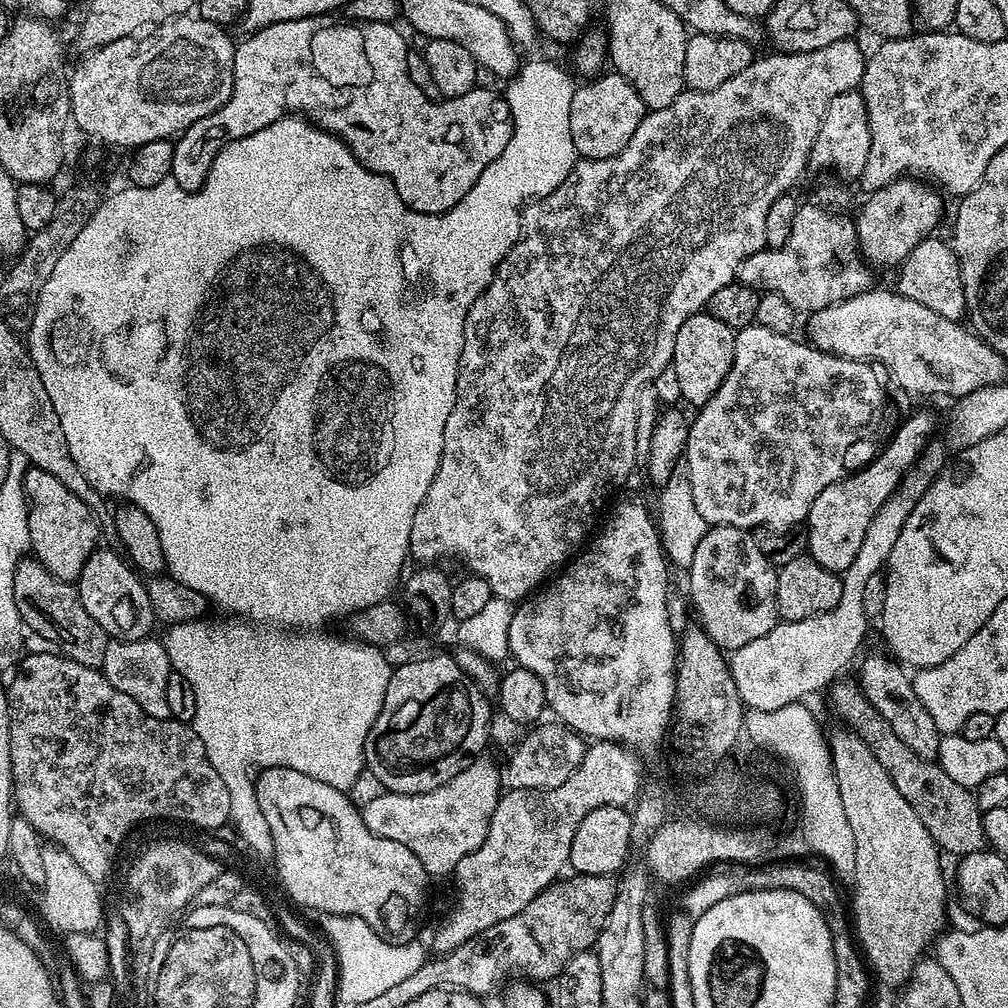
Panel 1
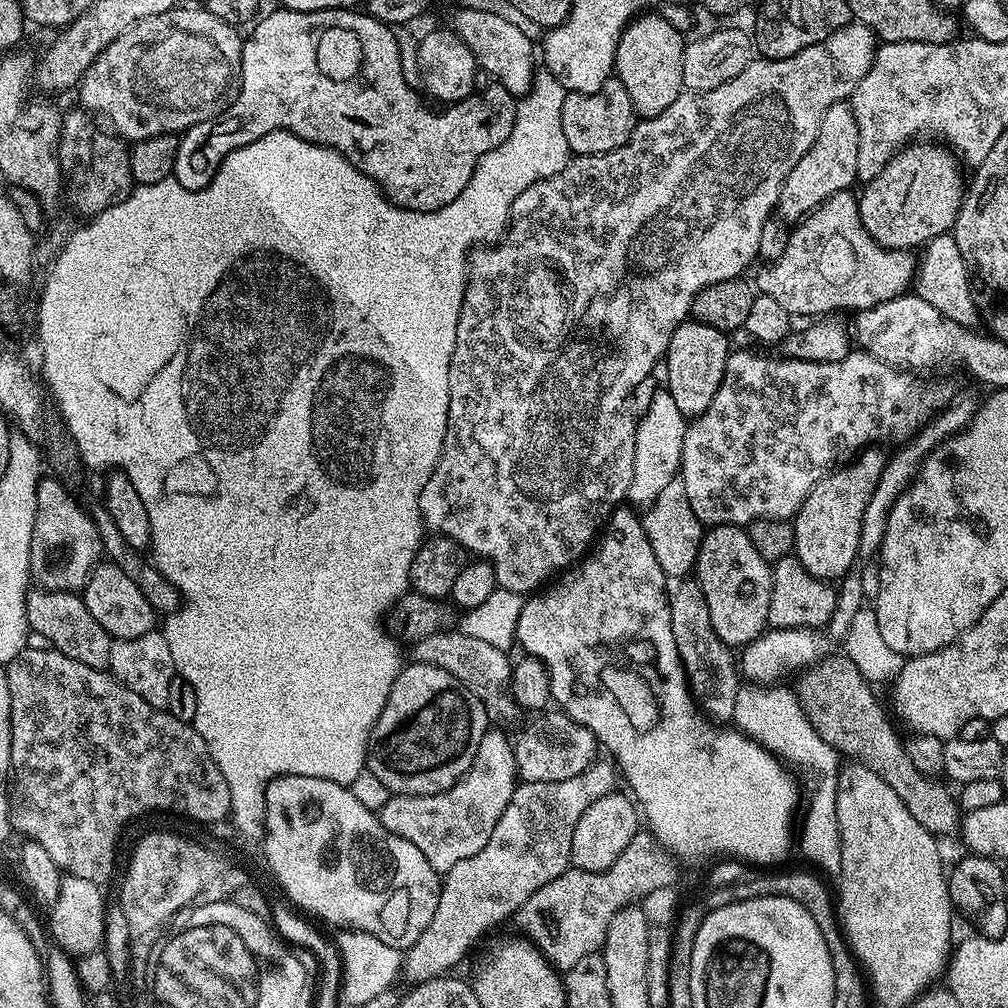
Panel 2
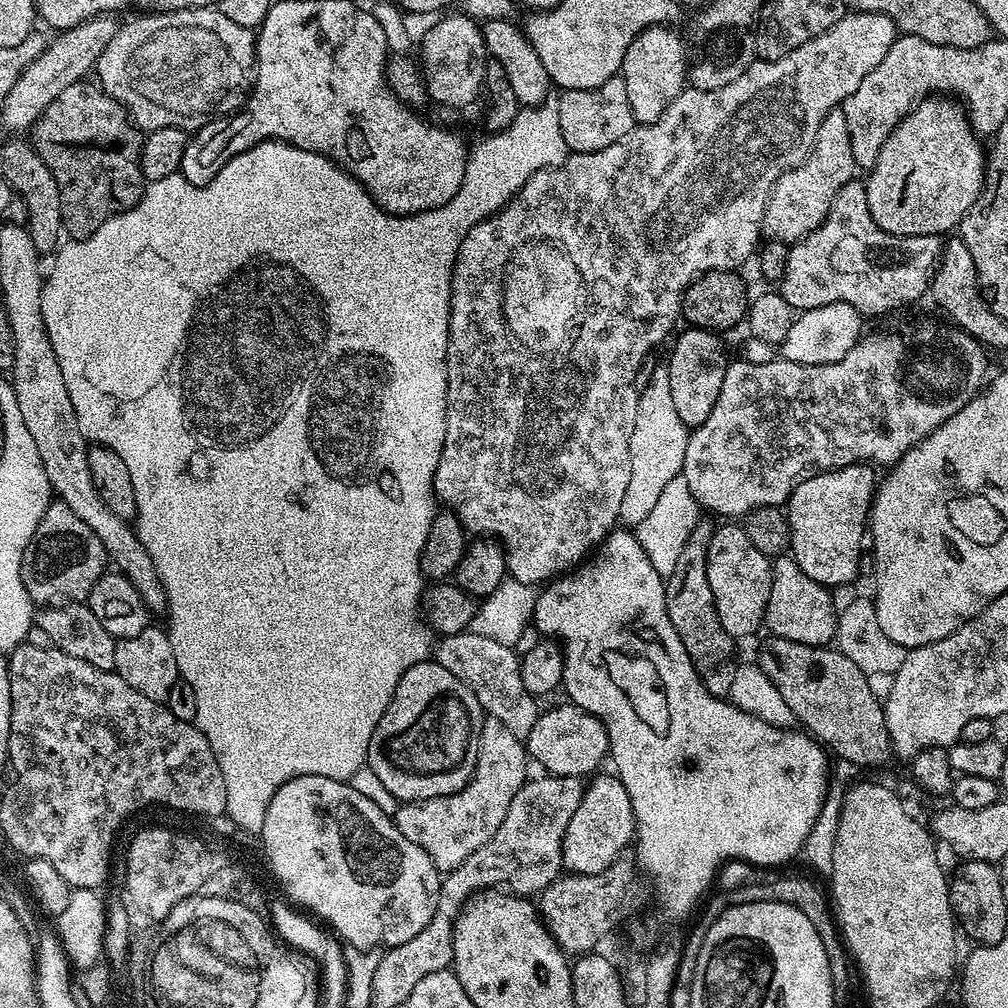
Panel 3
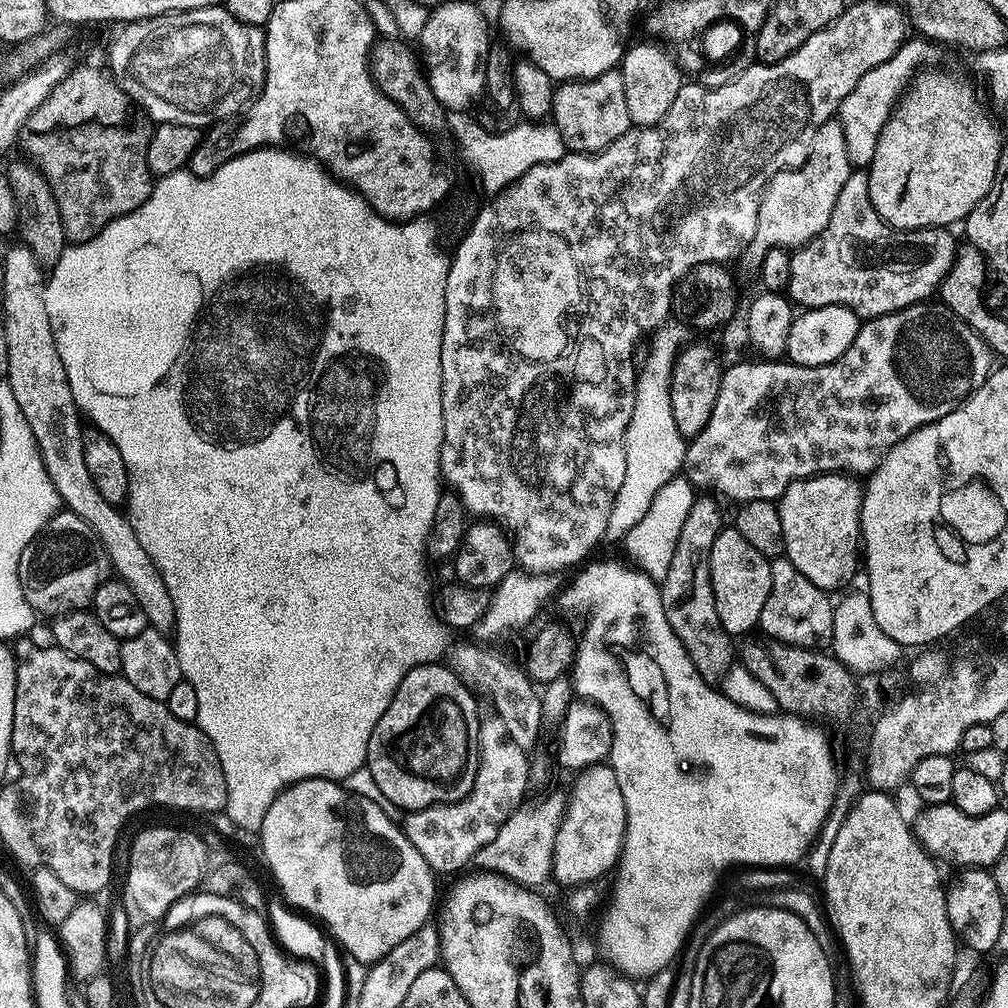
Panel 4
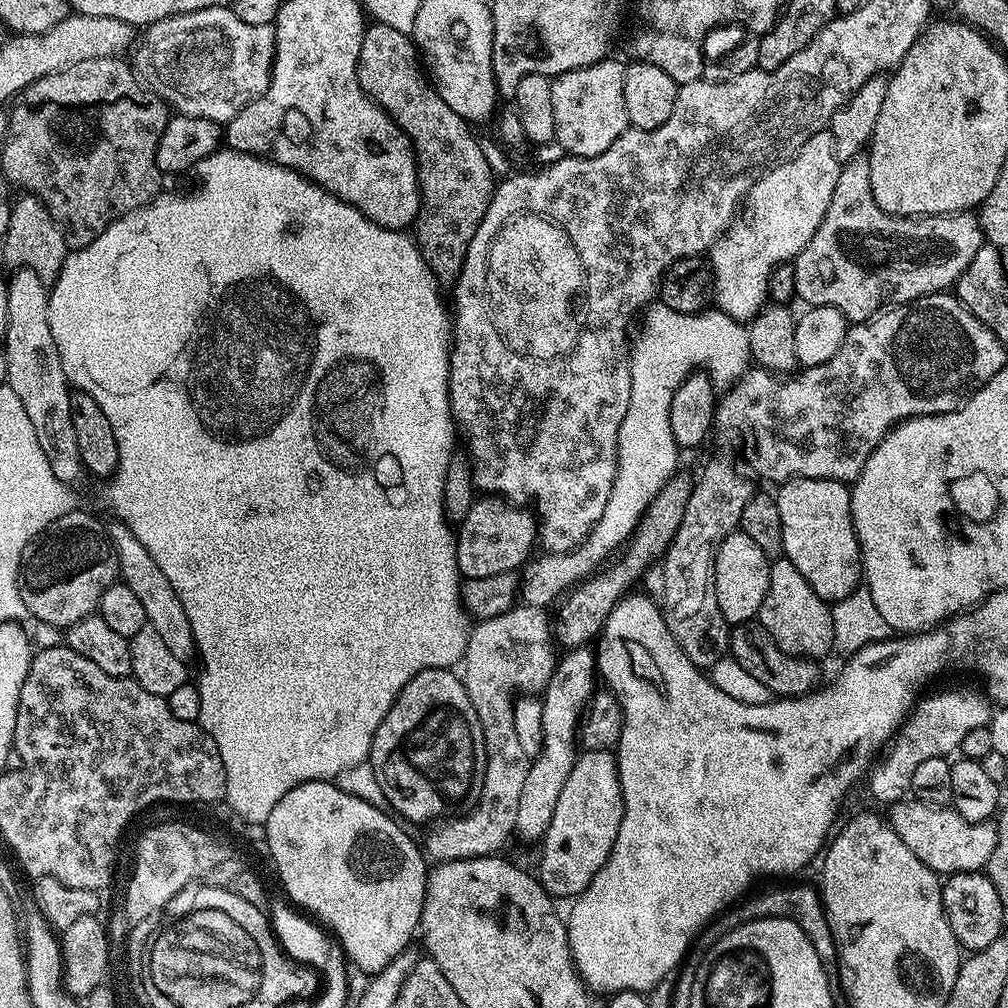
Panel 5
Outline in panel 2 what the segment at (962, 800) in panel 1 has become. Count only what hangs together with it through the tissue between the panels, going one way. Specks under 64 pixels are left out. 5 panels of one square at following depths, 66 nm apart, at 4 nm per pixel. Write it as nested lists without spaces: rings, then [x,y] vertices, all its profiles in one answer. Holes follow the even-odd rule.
[[[829,655],[801,671],[798,678],[800,681],[794,684],[794,691],[822,742],[835,748],[841,757],[848,756],[844,758],[874,770],[874,774],[878,774],[878,778],[882,778],[882,782],[902,798],[906,810],[910,810],[910,814],[914,814],[914,818],[918,818],[918,822],[922,822],[933,836],[943,838],[959,829],[962,809],[953,789],[951,792],[943,779],[914,770],[905,741],[902,736],[900,740],[891,718],[884,713],[879,698],[872,693],[873,685],[847,655]]]

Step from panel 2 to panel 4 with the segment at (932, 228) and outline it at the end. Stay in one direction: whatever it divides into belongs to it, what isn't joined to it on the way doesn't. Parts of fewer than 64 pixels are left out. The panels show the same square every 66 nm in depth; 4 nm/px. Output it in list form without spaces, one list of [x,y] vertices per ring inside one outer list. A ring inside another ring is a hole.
[[[917,71],[905,88],[903,95],[896,101],[886,126],[882,126],[882,134],[878,134],[878,146],[874,146],[874,158],[869,162],[866,169],[868,174],[868,200],[874,206],[876,213],[891,228],[899,228],[901,232],[913,232],[915,228],[948,228],[956,223],[956,225],[959,225],[967,220],[970,210],[974,210],[974,206],[978,206],[978,202],[982,202],[982,198],[986,198],[986,194],[994,182],[994,174],[998,170],[1001,143],[1000,132],[996,129],[991,114],[984,109],[984,104],[980,101],[980,96],[976,93],[976,88],[970,81],[963,80],[962,77],[955,76],[952,72]]]

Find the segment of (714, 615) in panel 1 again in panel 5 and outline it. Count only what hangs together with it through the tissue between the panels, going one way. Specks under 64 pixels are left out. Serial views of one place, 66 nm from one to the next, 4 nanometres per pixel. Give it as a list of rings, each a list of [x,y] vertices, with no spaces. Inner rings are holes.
[[[742,531],[732,532],[720,543],[714,562],[714,590],[718,594],[718,610],[729,625],[747,624],[760,614],[762,598],[770,586],[770,558]]]

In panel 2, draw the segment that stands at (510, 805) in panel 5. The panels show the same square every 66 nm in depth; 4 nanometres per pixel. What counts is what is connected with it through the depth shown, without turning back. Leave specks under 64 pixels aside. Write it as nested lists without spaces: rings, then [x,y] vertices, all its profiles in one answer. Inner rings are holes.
[[[489,730],[478,742],[478,754],[474,754],[470,770],[448,792],[429,796],[392,794],[378,815],[386,830],[406,838],[406,842],[414,842],[426,854],[426,862],[443,874],[456,868],[462,858],[478,854],[490,842],[490,834],[494,834],[494,826],[498,826],[517,785],[513,741],[504,732]]]

